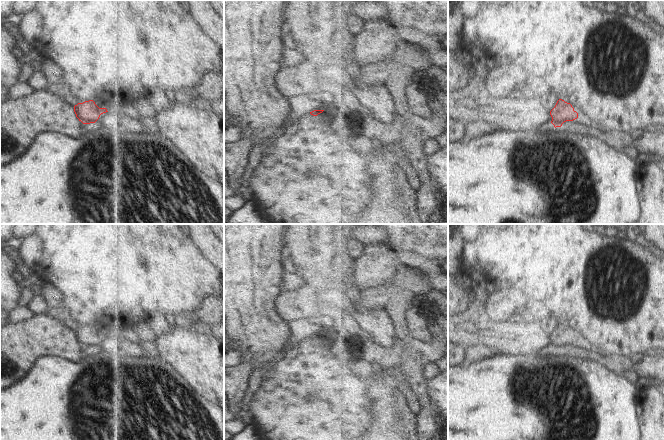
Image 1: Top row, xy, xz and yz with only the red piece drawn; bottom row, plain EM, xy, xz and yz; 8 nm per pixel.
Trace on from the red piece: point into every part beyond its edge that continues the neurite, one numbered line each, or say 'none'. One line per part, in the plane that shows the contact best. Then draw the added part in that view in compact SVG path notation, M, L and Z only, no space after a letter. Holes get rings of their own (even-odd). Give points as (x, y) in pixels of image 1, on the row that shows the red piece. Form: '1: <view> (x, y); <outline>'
none

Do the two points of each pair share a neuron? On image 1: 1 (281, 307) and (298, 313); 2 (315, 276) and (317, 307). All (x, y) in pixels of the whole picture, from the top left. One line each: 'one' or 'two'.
1: one
2: one

